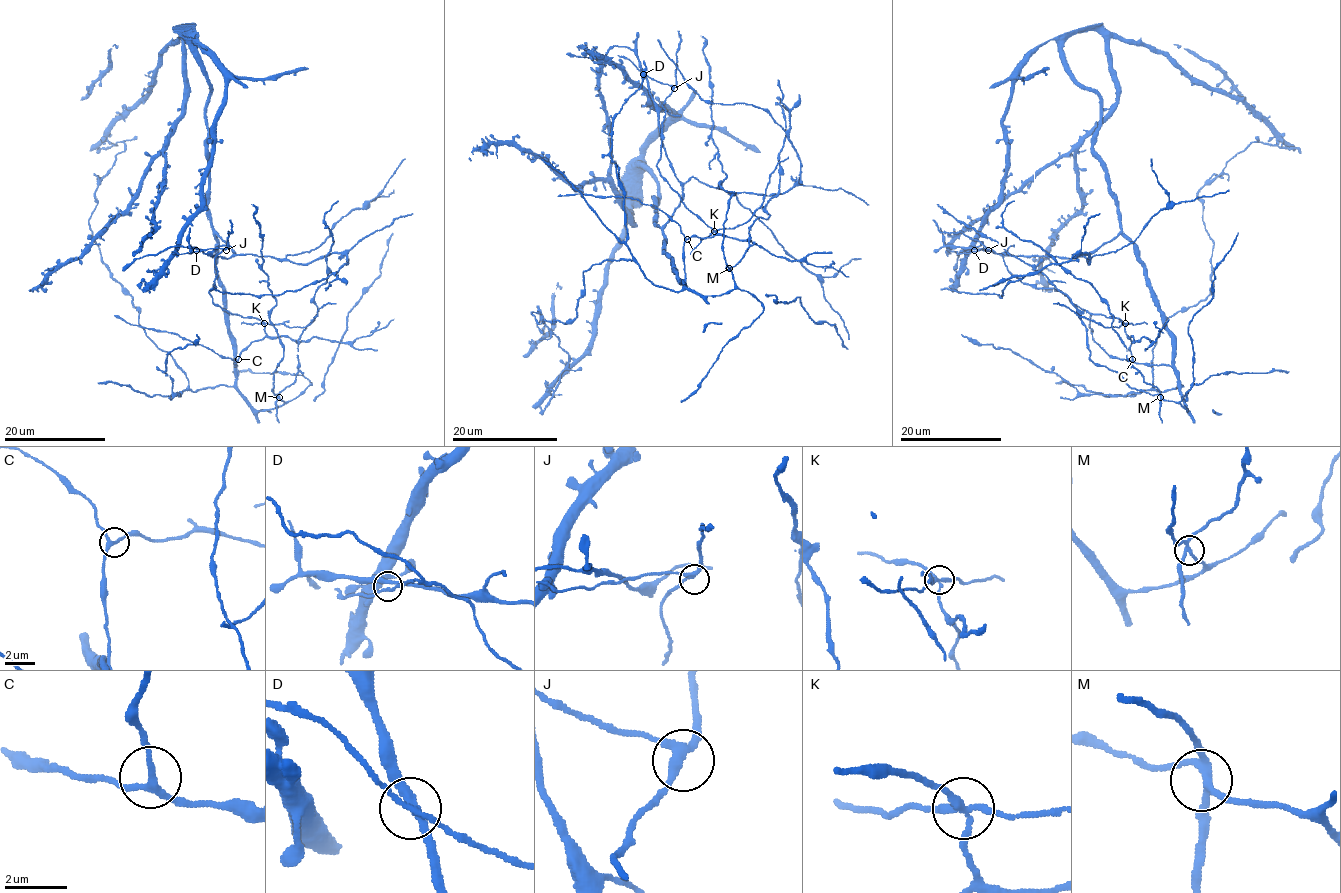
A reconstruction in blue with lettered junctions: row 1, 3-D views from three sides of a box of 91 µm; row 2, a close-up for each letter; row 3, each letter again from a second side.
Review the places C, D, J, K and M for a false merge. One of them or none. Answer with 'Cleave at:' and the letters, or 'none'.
Cleave at: K

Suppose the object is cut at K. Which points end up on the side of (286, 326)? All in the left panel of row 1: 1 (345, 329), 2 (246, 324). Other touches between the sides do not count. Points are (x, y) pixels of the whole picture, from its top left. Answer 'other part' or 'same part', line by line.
1: other part
2: same part

